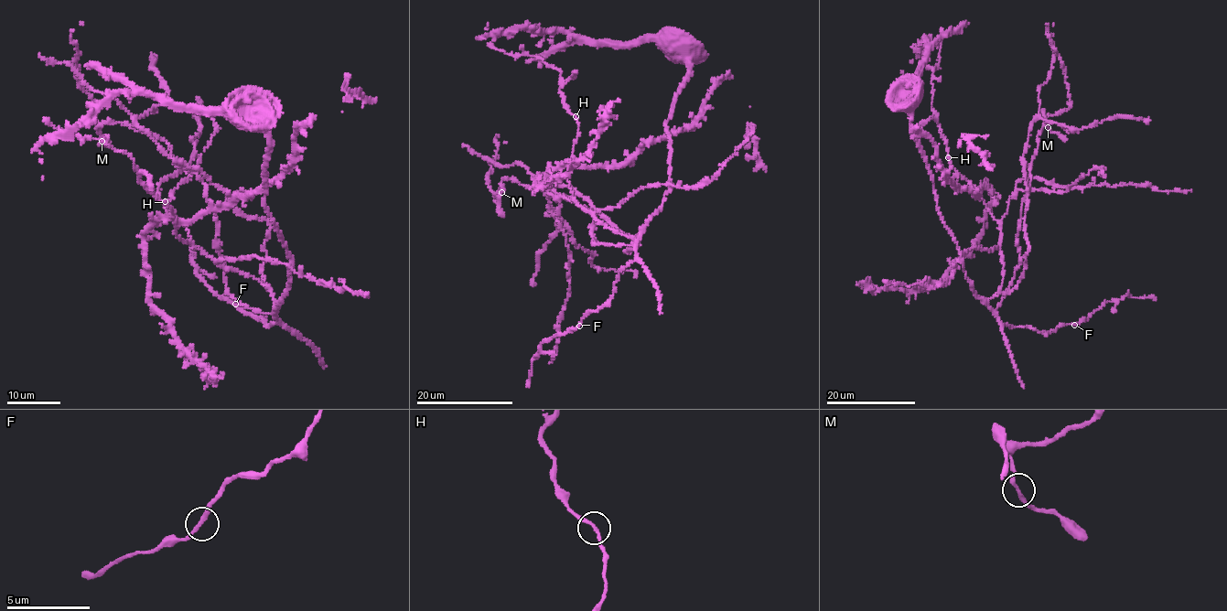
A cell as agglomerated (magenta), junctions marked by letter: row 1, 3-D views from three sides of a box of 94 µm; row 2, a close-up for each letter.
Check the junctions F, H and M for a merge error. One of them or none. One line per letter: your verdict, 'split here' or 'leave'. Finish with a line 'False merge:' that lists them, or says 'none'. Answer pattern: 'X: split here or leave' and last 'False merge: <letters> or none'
F: leave
H: leave
M: leave
False merge: none

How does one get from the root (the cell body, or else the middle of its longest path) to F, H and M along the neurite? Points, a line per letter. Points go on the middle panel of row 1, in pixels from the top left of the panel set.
F: (656, 213), (643, 227), (635, 259), (619, 272), (611, 298), (586, 315), (579, 326)
H: (656, 213), (639, 235), (632, 238), (599, 224), (582, 209), (567, 177), (579, 126), (575, 116)
M: (656, 213), (633, 245), (596, 244), (591, 230), (595, 214), (566, 197), (507, 179), (502, 181), (501, 193)

